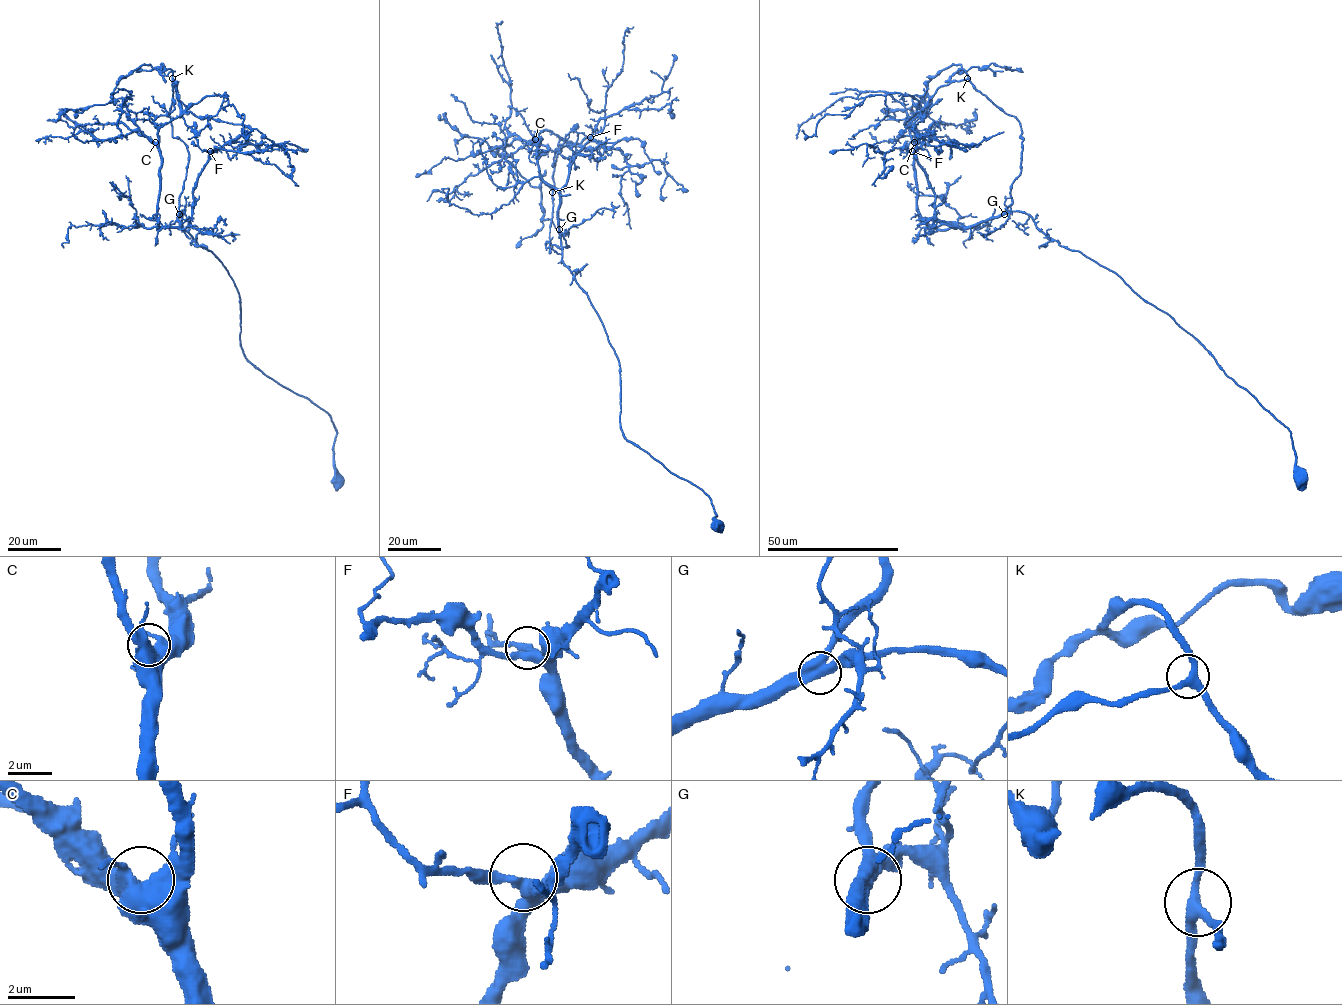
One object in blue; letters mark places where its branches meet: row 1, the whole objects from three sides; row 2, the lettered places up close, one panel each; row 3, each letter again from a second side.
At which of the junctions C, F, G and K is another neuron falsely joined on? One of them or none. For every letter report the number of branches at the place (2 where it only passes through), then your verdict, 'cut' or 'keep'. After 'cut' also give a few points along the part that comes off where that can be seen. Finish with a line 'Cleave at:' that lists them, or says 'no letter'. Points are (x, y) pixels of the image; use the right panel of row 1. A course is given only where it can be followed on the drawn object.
C: 3 branches meet; keep
F: 3 branches meet; keep
G: 3 branches meet; keep
K: 3 branches meet; keep
Cleave at: no letter

